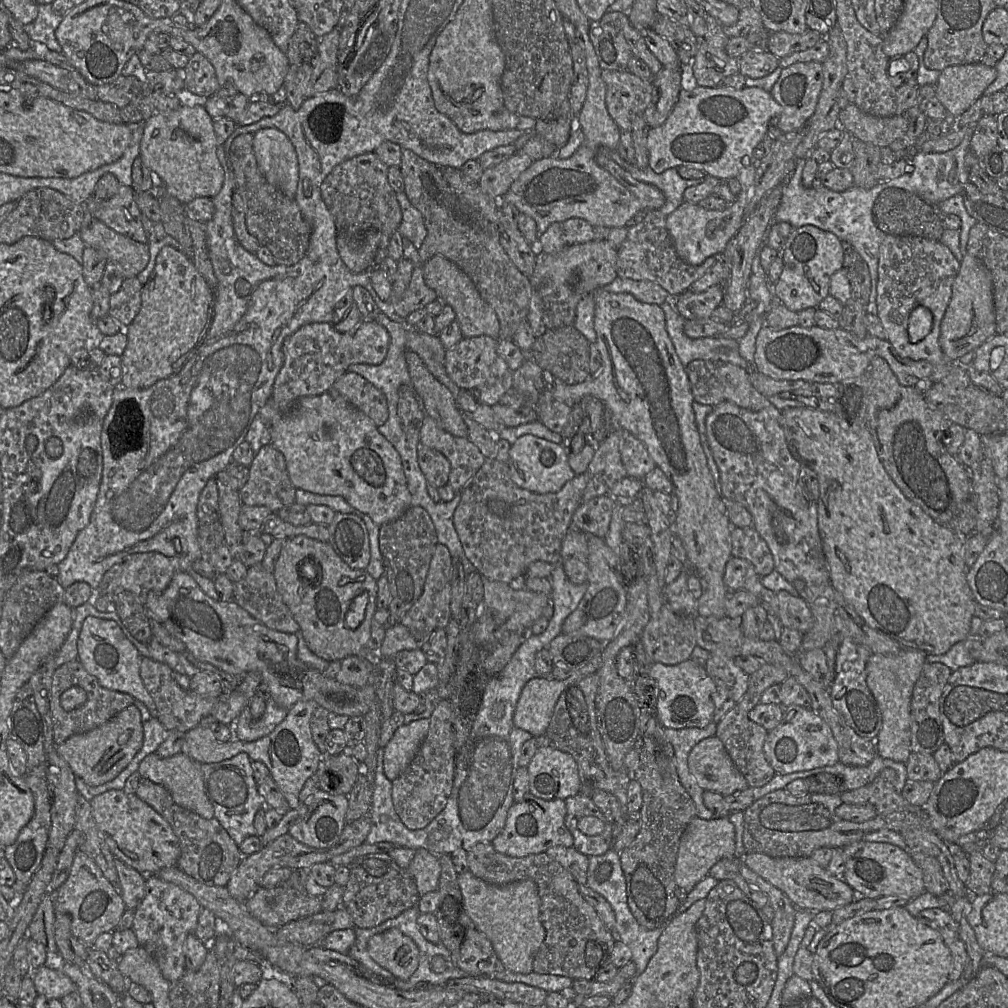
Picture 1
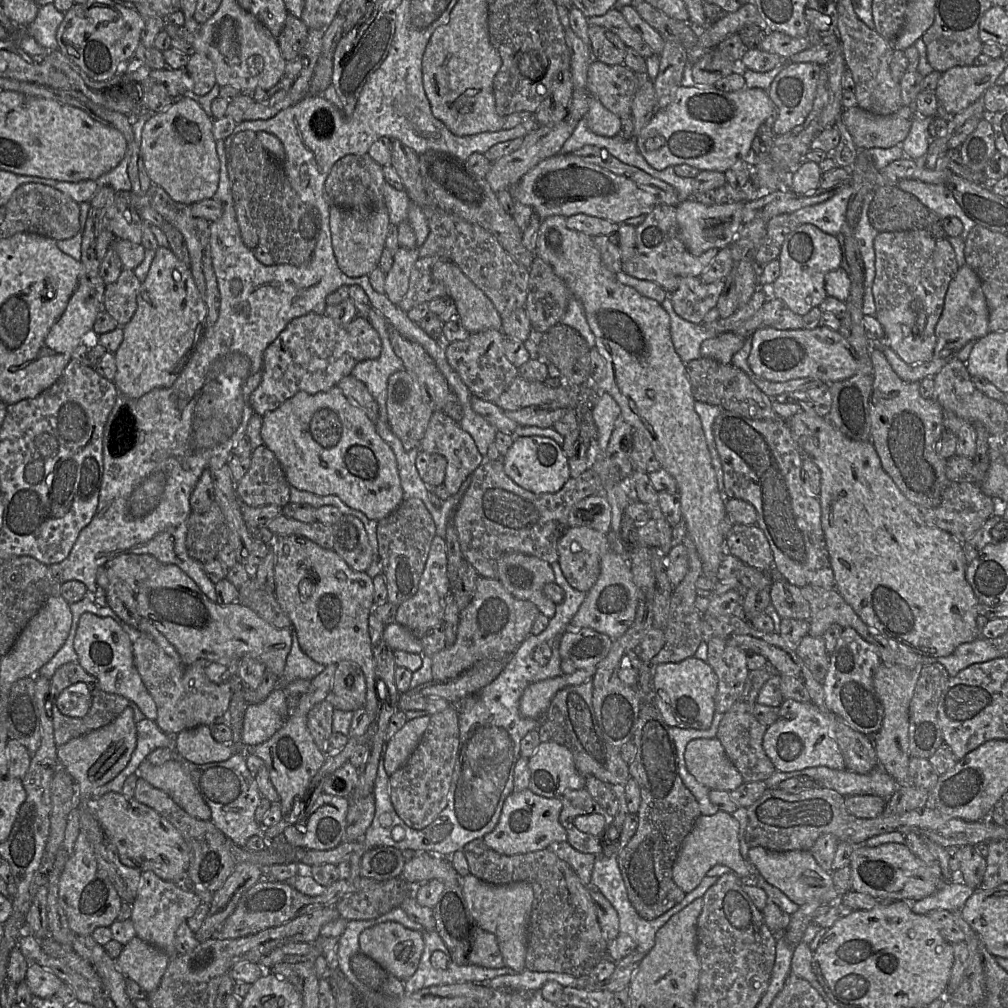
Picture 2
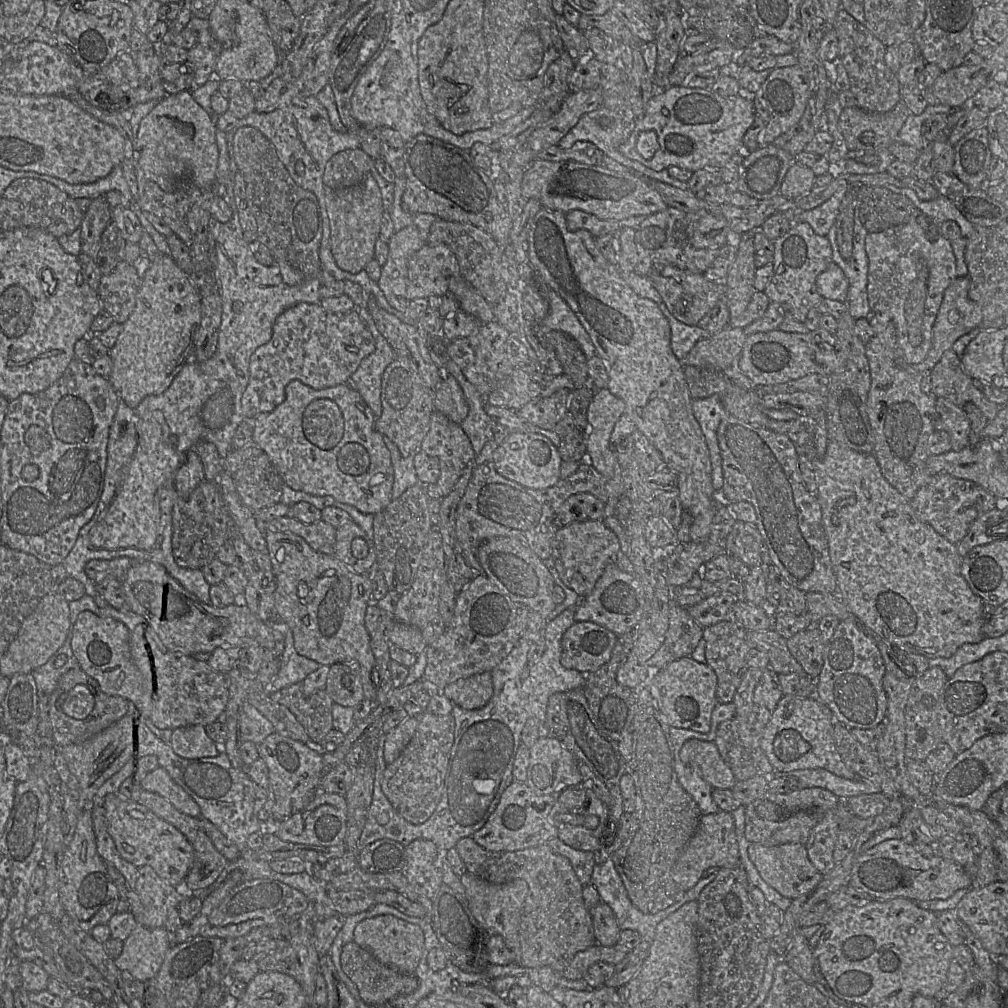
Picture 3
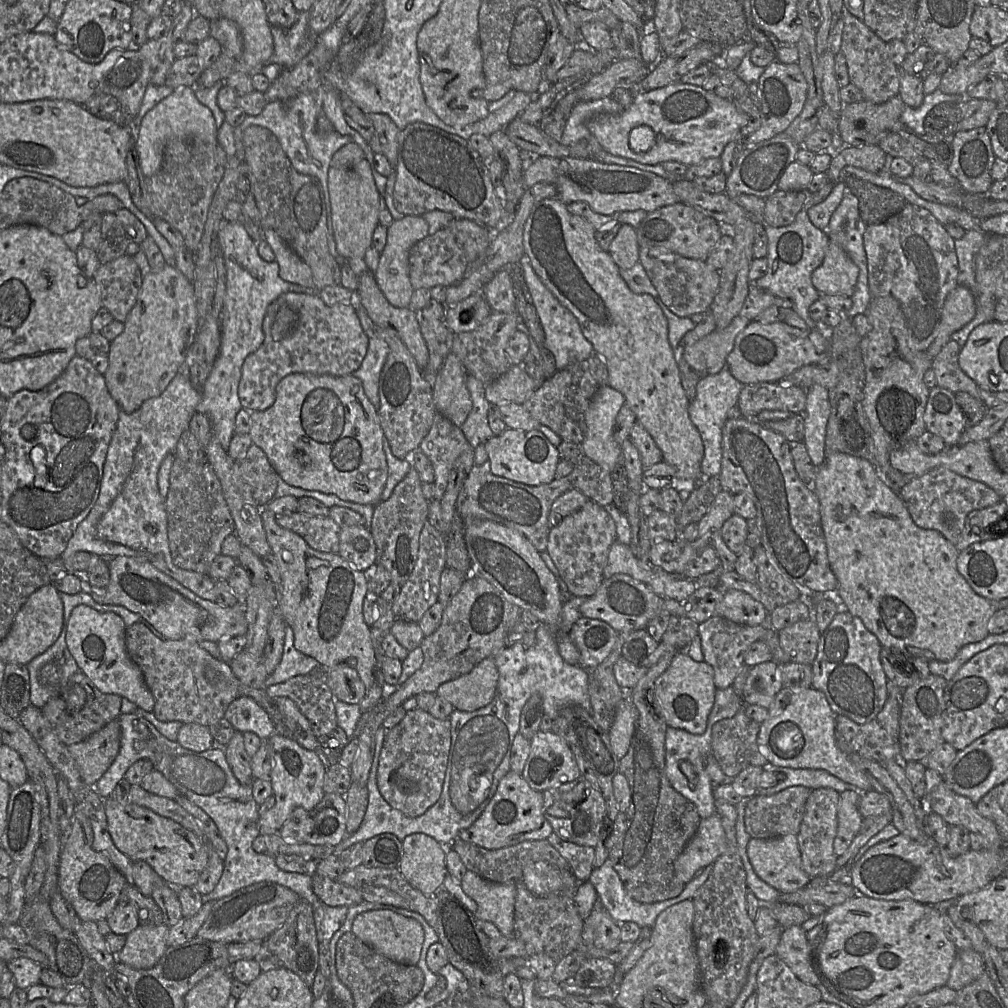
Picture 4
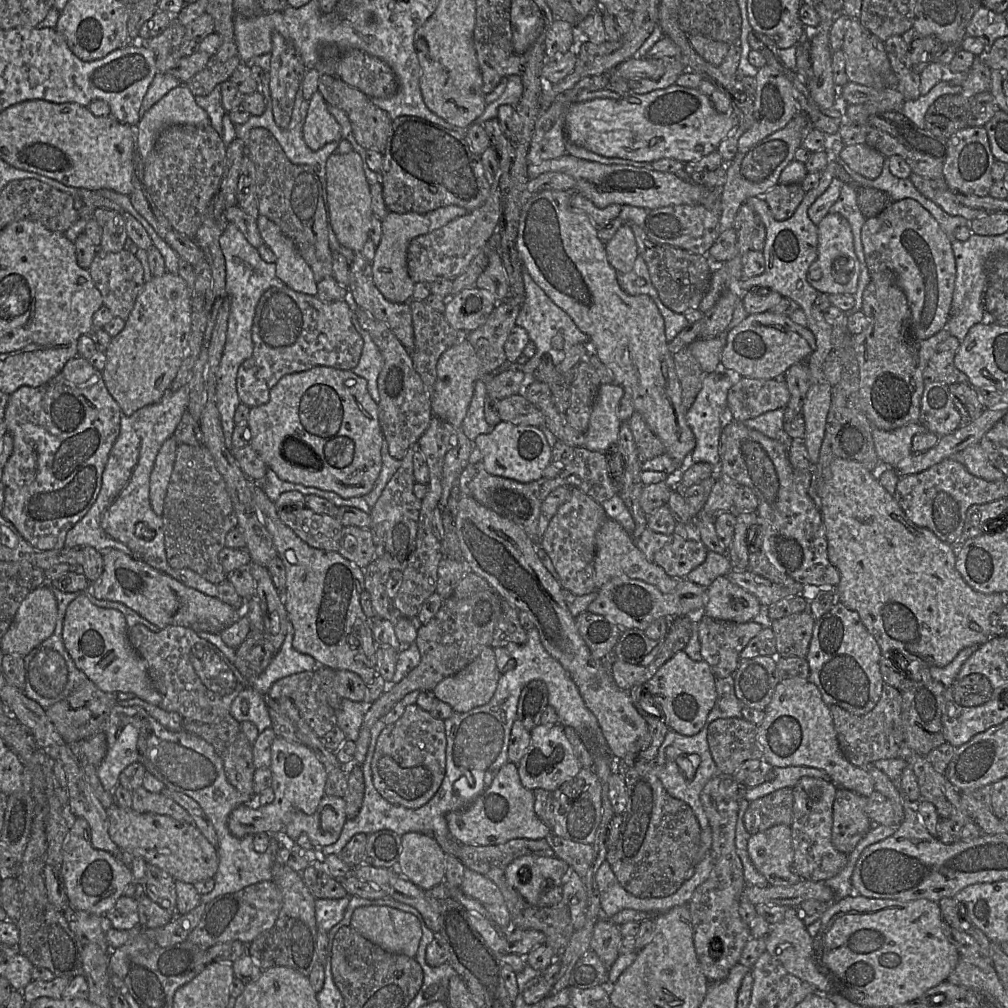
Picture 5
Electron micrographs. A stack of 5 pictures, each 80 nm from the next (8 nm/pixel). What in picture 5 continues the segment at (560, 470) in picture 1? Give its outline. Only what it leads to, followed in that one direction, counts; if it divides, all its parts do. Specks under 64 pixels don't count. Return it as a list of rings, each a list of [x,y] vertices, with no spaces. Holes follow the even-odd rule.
[[[500,421],[488,434],[478,435],[473,441],[482,455],[488,473],[528,483],[543,477],[544,469],[552,462],[552,448],[540,428]]]

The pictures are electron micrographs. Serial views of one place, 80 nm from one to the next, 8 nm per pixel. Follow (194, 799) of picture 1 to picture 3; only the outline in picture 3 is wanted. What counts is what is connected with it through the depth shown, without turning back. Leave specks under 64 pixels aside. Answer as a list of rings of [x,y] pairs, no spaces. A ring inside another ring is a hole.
[[[158,767],[147,773],[140,784],[145,790],[170,801],[180,812],[194,818],[201,816],[199,805],[173,781],[165,769]]]

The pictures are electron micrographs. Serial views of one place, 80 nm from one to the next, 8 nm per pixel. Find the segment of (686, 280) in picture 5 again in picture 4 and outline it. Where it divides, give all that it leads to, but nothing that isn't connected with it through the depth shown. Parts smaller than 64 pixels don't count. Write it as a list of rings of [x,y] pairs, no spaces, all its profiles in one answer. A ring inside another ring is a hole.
[[[639,246],[639,261],[666,307],[679,317],[706,313],[720,286],[719,272],[706,261],[683,257],[662,247]]]

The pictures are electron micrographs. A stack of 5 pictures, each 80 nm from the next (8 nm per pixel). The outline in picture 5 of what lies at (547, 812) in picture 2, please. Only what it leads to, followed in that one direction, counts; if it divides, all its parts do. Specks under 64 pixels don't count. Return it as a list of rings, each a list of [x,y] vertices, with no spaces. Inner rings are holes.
[[[508,761],[500,768],[491,786],[478,795],[467,809],[446,815],[450,837],[459,844],[471,846],[499,845],[518,838],[546,838],[551,831],[537,816],[534,802],[533,791],[521,783],[517,764]]]

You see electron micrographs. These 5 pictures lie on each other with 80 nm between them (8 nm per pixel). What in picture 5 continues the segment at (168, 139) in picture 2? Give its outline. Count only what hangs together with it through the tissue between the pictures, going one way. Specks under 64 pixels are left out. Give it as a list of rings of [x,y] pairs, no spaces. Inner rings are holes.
[[[181,84],[148,109],[135,126],[139,153],[145,160],[166,127],[208,124],[211,122],[207,112],[196,104],[190,89]]]

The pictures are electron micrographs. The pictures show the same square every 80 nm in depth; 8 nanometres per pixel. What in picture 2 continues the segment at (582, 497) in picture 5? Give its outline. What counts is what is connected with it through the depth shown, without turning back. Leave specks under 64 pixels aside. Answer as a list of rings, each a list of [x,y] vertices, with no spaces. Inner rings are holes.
[[[586,526],[568,527],[557,542],[558,563],[568,583],[588,593],[596,583],[603,554],[610,550],[605,534]]]

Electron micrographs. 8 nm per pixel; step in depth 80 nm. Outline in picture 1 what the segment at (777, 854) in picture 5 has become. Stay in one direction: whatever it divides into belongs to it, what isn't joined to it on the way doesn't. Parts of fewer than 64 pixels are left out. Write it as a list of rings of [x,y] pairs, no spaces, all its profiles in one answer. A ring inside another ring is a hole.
[[[750,853],[746,854],[743,862],[752,871],[786,894],[799,910],[809,910],[813,913],[832,912],[857,899],[857,894],[841,877],[829,874],[810,857],[775,858],[762,853]]]

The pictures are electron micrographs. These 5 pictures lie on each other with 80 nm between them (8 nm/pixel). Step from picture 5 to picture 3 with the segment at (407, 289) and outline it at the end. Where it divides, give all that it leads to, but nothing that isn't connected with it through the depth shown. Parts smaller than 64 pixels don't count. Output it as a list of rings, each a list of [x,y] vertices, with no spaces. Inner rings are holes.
[[[411,224],[395,233],[389,239],[387,261],[381,266],[381,275],[377,282],[391,307],[406,313],[407,272],[411,256],[426,244],[415,224]]]

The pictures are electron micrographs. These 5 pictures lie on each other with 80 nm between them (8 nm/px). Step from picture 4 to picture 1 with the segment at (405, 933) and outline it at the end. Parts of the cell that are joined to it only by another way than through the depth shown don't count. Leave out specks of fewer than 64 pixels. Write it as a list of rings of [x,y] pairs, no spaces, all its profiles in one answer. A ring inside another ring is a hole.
[[[397,928],[373,935],[367,943],[367,950],[379,966],[398,980],[407,982],[418,968],[419,949],[416,943]]]

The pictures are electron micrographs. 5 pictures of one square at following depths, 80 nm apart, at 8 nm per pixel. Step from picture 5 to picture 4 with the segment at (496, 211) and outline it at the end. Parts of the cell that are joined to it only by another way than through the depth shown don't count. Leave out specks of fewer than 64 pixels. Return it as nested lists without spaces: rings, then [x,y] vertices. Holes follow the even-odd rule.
[[[447,228],[439,229],[418,241],[409,252],[409,279],[414,290],[431,289],[434,286],[449,286],[460,281],[467,271],[468,261],[457,243],[454,234]]]

